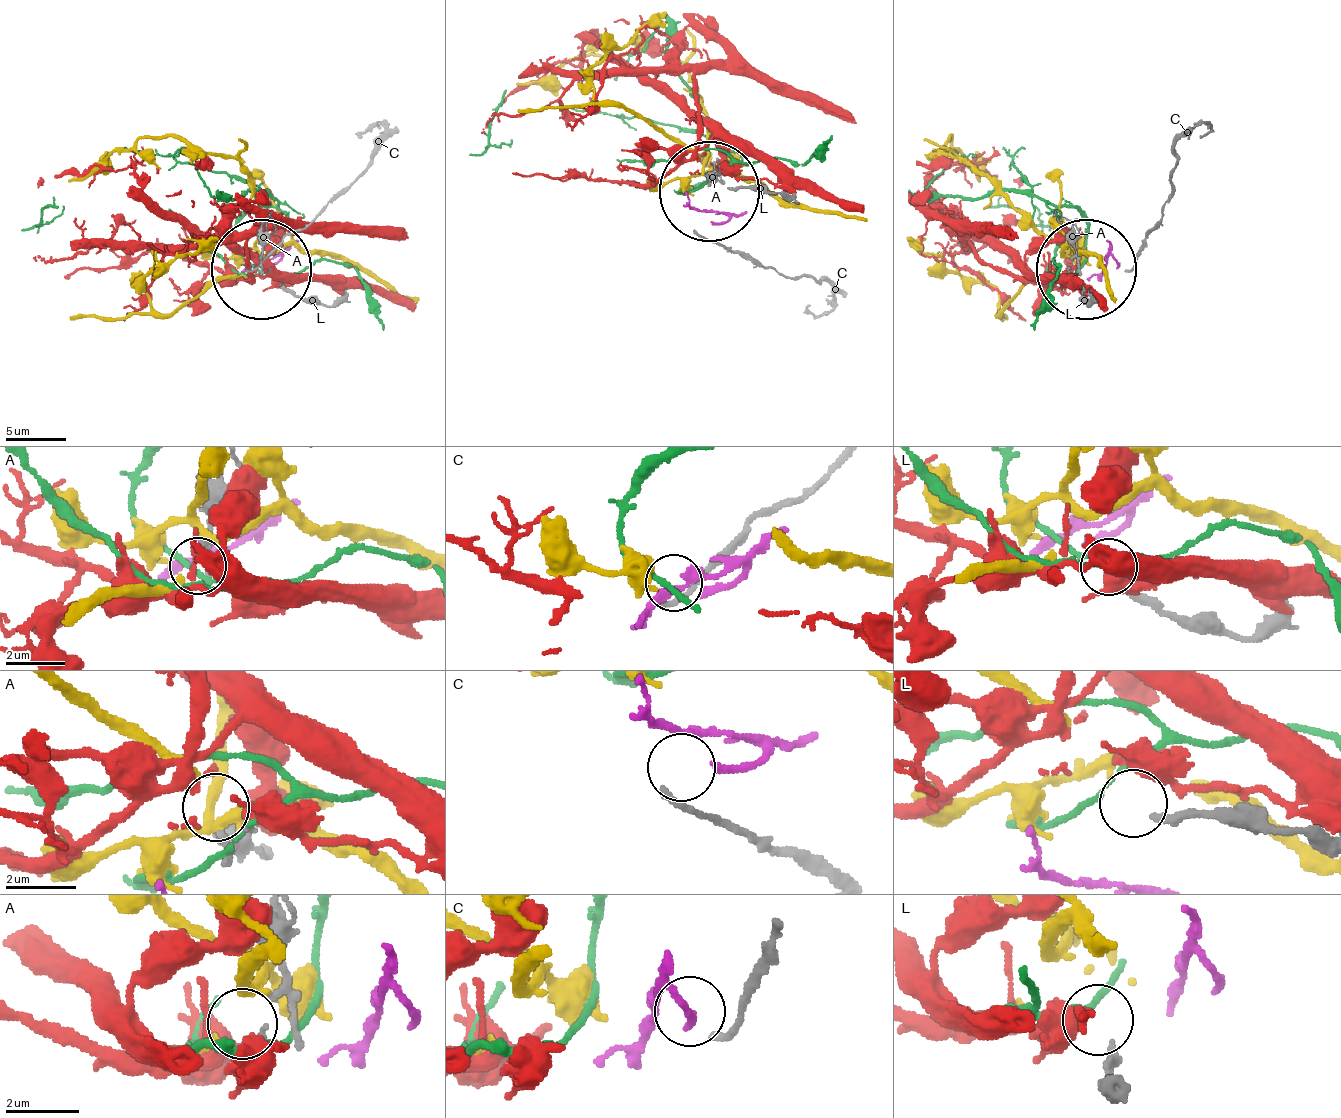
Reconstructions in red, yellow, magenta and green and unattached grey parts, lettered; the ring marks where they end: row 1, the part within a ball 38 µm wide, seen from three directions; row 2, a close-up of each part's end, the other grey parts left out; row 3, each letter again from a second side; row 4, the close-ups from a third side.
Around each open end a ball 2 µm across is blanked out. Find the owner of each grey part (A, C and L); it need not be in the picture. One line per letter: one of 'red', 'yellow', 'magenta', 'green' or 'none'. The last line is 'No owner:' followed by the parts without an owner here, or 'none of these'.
A: red
C: magenta
L: none
No owner: L

